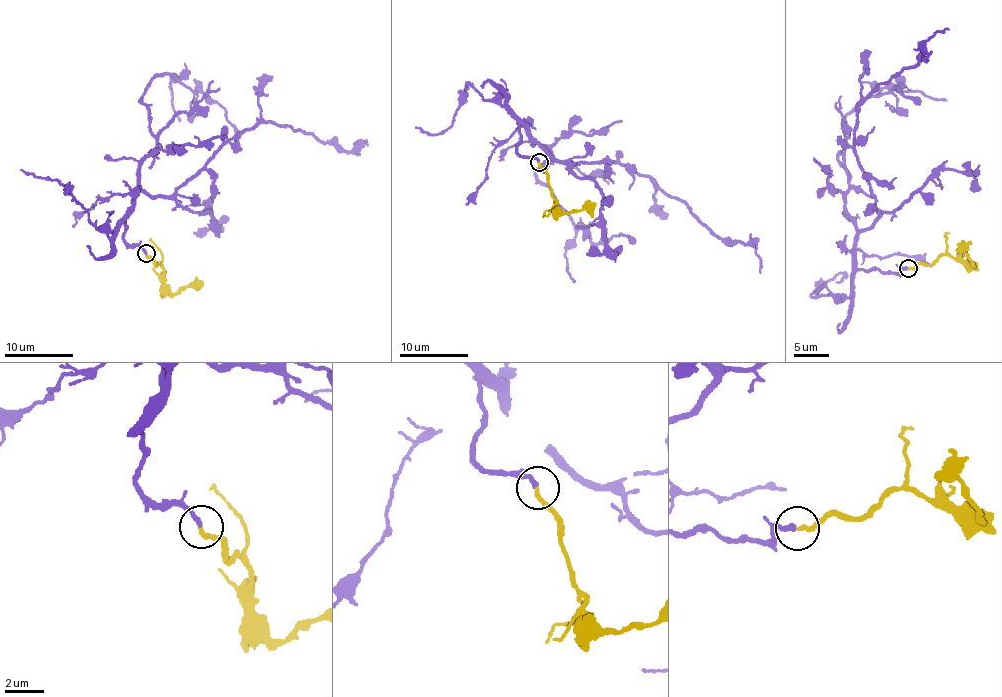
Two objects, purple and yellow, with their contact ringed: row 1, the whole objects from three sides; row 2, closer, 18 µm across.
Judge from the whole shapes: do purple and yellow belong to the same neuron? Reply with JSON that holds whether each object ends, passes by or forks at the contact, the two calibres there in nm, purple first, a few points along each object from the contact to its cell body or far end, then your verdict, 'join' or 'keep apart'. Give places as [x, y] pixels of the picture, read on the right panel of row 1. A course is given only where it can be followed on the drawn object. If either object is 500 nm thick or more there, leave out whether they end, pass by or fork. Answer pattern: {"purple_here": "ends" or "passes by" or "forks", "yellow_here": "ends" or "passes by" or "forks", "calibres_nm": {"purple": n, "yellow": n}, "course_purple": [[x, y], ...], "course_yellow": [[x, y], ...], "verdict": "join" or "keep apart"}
{"purple_here": "ends", "yellow_here": "ends", "calibres_nm": {"purple": 240, "yellow": 240}, "course_purple": [[906, 268], [860, 270], [855, 261], [858, 234], [879, 212], [854, 150], [857, 109], [949, 30]], "course_yellow": [[908, 268], [932, 265], [946, 254], [972, 264], [958, 242]], "verdict": "join"}

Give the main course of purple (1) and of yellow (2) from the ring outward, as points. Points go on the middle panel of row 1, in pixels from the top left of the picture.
1: (540, 161), (517, 153), (519, 126), (554, 158), (616, 162), (653, 178), (722, 238), (754, 248), (760, 273)
2: (540, 162), (547, 174), (555, 210), (571, 213), (595, 204)

